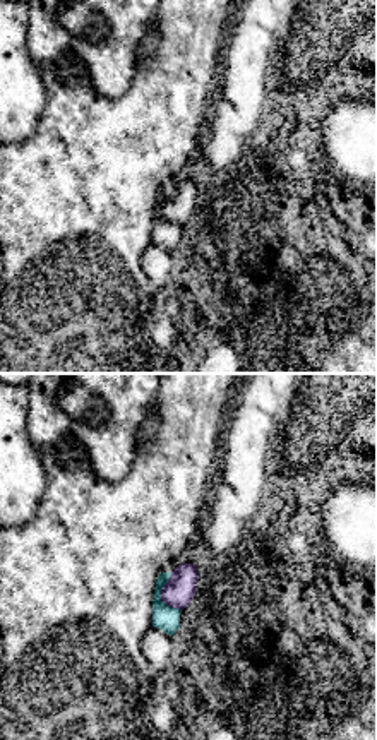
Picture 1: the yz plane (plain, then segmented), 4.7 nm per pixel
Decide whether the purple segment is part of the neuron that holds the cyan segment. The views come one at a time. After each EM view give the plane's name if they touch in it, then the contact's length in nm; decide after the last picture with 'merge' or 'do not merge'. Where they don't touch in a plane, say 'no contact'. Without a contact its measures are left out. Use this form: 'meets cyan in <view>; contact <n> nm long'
meets cyan in yz; contact 190 nm long

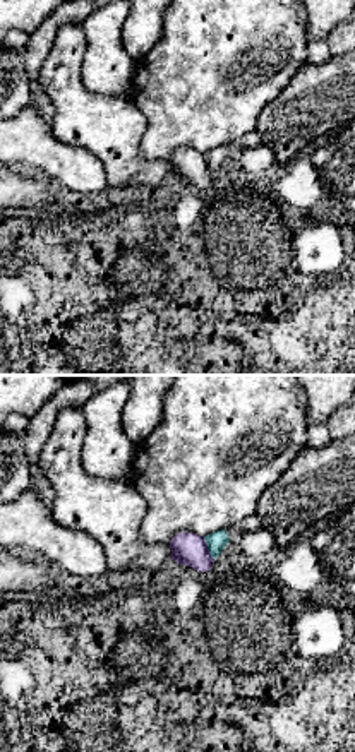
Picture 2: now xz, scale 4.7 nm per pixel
meets cyan in xz; contact 130 nm long

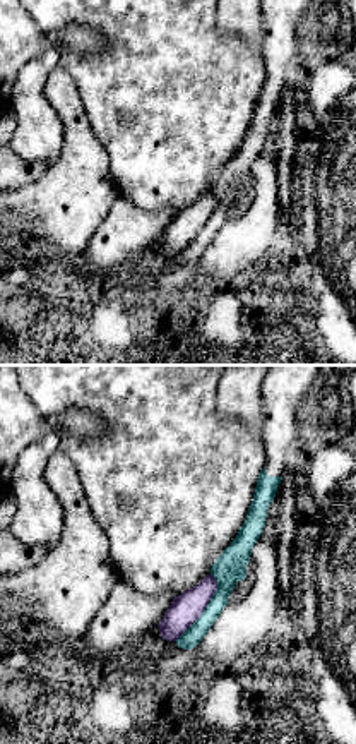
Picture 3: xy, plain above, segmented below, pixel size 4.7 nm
meets cyan in xy; contact 360 nm long

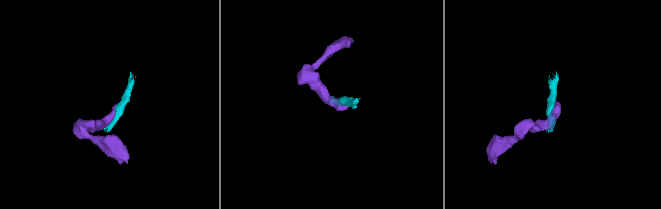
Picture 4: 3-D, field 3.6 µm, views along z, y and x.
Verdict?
do not merge

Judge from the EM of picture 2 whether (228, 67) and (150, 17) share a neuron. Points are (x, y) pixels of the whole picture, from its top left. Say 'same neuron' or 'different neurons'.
different neurons

